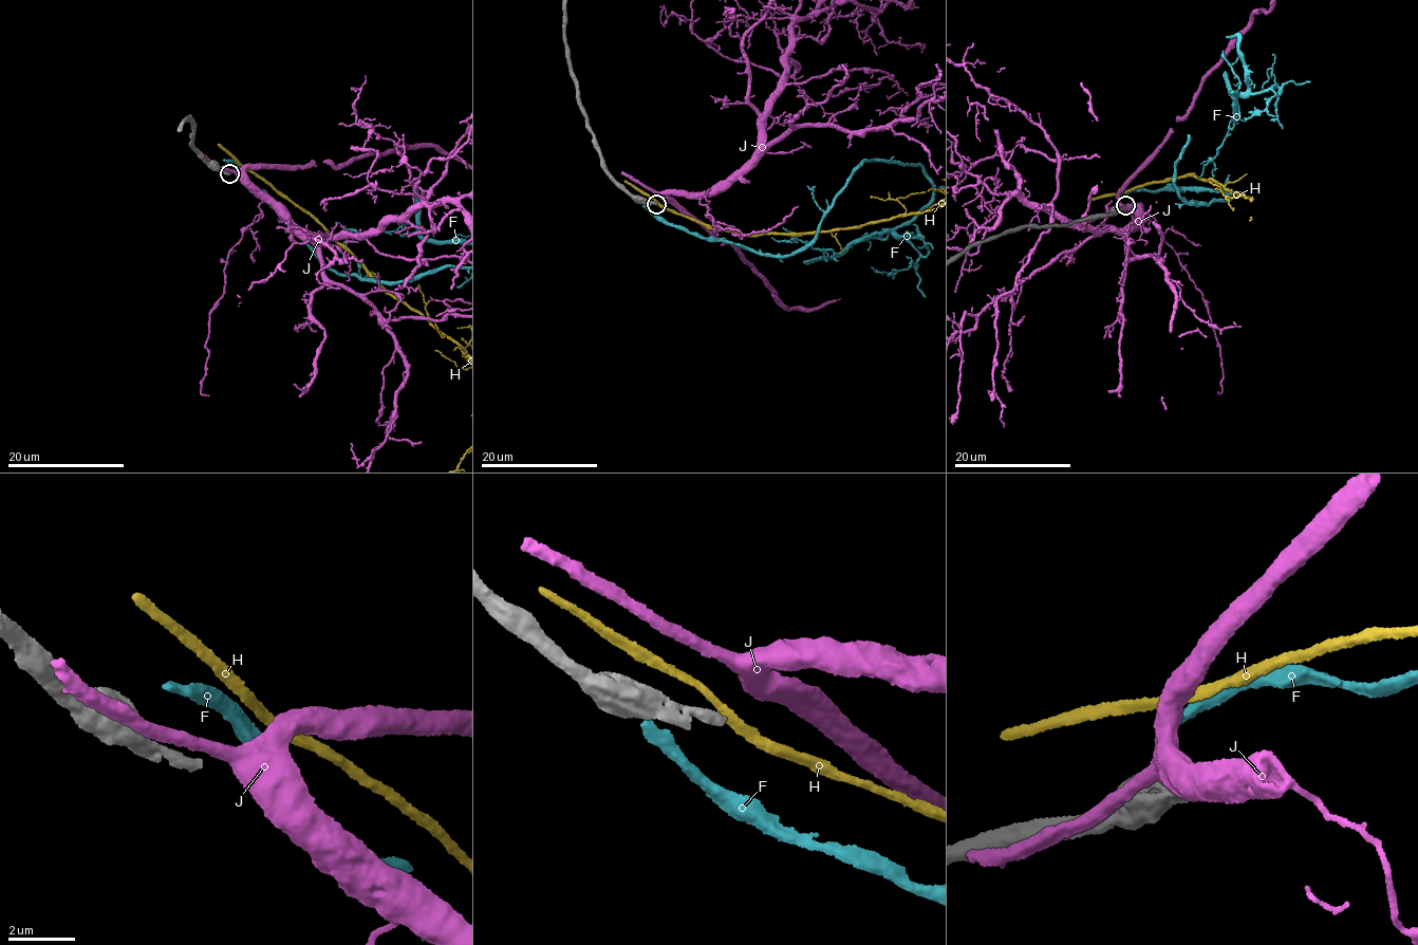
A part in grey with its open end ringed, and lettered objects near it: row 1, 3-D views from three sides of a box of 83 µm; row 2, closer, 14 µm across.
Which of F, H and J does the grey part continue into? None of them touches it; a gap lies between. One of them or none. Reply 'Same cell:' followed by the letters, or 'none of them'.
Same cell: none of them

